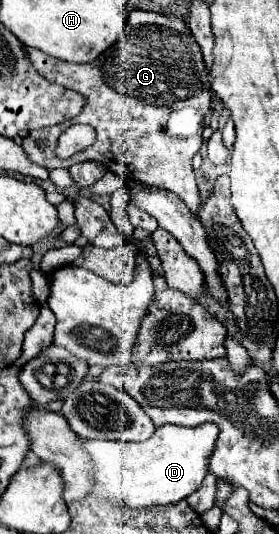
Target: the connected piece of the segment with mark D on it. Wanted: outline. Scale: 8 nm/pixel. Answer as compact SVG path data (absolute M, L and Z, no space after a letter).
M201 424L195 428L159 426L153 436L143 442L119 440L87 440L85 450L95 462L95 486L91 494L99 498L119 498L131 508L176 504L185 500L201 486L207 474L207 458L215 448L219 428L215 424Z

